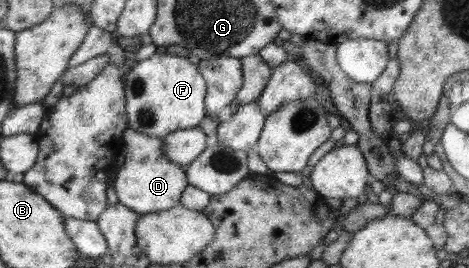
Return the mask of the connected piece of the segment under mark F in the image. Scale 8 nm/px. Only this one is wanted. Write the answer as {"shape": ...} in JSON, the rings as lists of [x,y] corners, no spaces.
{"shape":[[[158,51],[151,57],[137,62],[124,79],[124,93],[128,126],[135,132],[147,136],[163,138],[178,129],[197,127],[206,116],[204,107],[205,79],[199,72],[198,66],[191,63],[187,56],[181,56],[181,54],[165,54],[165,52]]]}

